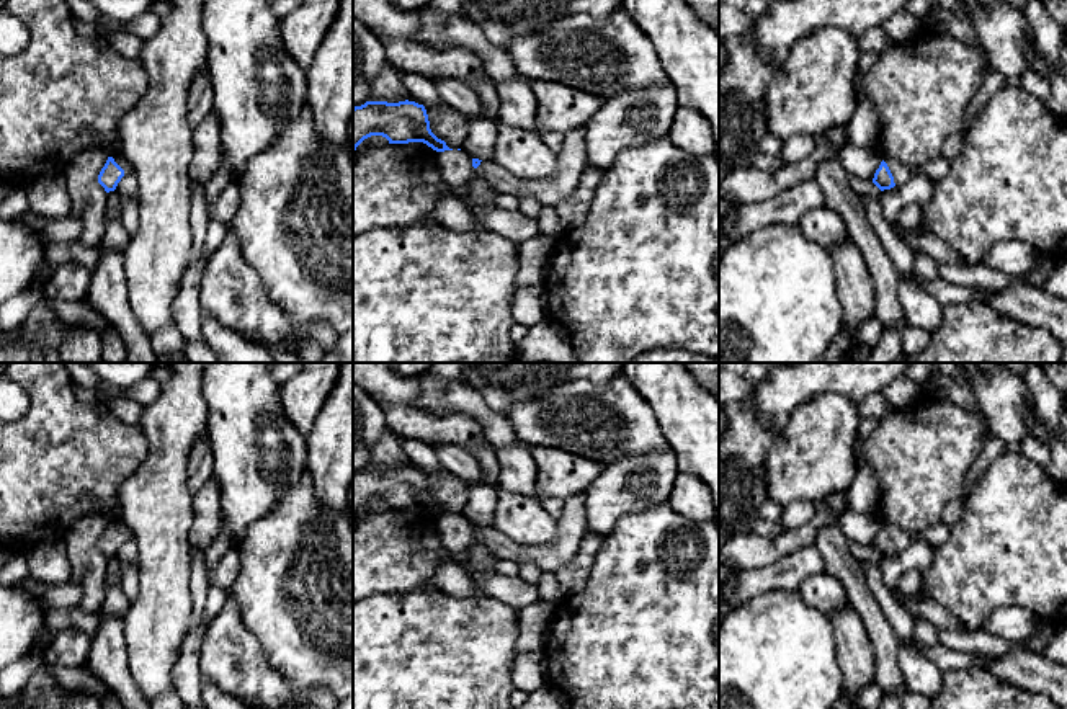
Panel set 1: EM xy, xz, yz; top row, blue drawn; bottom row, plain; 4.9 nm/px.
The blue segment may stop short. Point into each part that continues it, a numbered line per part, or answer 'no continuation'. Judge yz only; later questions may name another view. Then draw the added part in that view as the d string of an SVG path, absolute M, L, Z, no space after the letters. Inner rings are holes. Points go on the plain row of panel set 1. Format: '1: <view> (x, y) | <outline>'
1: yz (901, 538) | M884 523L884 528L887 529L892 542L894 542L894 549L895 552L894 554L900 554L902 551L905 551L910 542L912 542L912 534L895 524L891 524L891 523Z

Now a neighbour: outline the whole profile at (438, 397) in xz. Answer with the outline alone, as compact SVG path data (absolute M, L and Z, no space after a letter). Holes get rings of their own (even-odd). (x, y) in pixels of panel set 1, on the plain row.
M428 371L420 376L422 395L413 408L431 417L466 412L479 420L489 444L497 448L526 446L516 436L510 420L492 410L487 402L471 387L458 381L441 381Z

